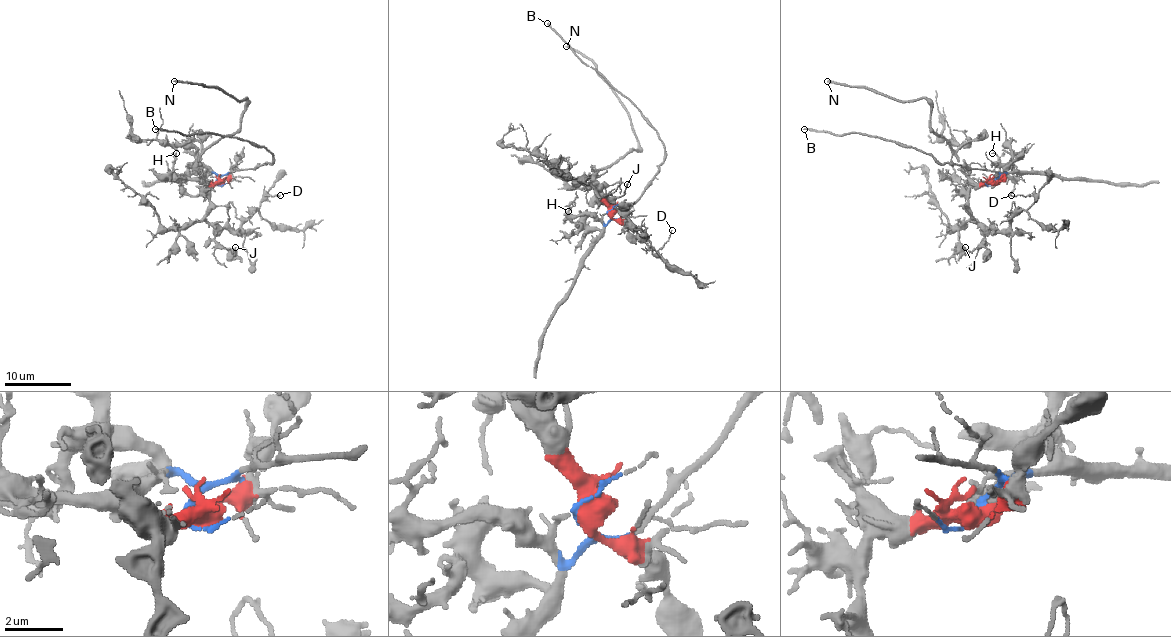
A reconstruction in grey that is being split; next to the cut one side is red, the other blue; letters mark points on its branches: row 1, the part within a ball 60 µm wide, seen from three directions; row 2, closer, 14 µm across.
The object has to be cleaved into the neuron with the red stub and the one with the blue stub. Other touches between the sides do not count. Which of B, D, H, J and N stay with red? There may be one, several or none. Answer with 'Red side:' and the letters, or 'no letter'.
Red side: D, J, N

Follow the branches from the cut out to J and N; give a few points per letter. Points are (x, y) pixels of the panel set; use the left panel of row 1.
J: (217, 182), (209, 188), (209, 213), (205, 220), (214, 228), (215, 240), (233, 252), (235, 247)
N: (217, 182), (210, 183), (199, 172), (199, 160), (240, 127), (245, 99), (174, 80)

